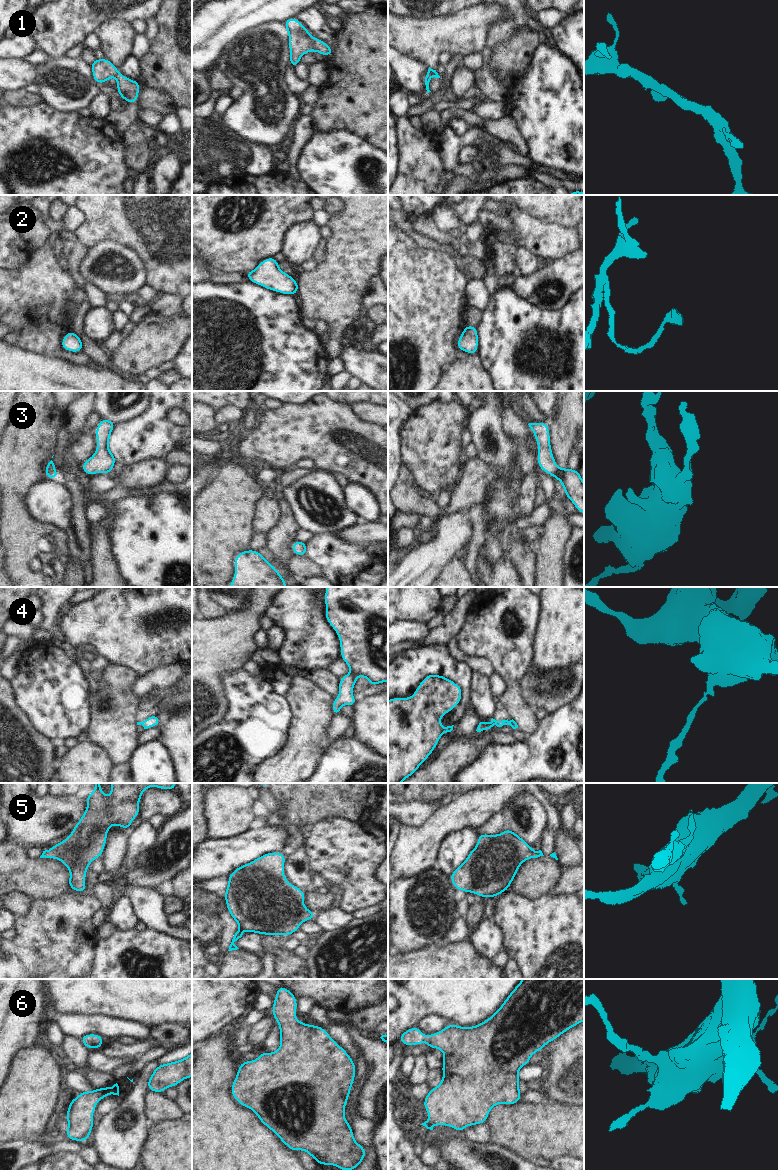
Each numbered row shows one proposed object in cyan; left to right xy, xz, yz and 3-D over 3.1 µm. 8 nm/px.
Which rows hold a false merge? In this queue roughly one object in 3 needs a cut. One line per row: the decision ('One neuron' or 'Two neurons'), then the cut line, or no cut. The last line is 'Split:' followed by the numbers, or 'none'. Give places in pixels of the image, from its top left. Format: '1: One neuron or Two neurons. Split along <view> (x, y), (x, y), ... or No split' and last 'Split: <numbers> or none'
1: Two neurons. Split along xz (312, 37), (313, 49)
2: One neuron. No split
3: One neuron. No split
4: One neuron. No split
5: One neuron. No split
6: One neuron. No split
Split: 1.

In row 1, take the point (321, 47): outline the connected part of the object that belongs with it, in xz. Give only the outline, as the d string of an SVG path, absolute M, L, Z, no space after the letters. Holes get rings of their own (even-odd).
M313 37L313 50L323 55L324 58L334 53L334 50L328 44L315 37Z

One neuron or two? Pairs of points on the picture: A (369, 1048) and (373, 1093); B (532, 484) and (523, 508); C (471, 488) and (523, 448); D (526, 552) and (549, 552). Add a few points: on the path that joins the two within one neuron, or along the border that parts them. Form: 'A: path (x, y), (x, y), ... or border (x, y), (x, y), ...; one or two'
A: path (377, 1059), (376, 1082); one
B: path (528, 490), (526, 502); one
C: path (486, 473), (508, 473), (518, 463); one
D: border (535, 549), (536, 576); two

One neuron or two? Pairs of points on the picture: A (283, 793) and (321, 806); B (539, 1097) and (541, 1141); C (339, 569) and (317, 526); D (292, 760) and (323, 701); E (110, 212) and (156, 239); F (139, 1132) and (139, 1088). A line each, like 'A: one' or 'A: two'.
A: one
B: two
C: two
D: one
E: one
F: one

